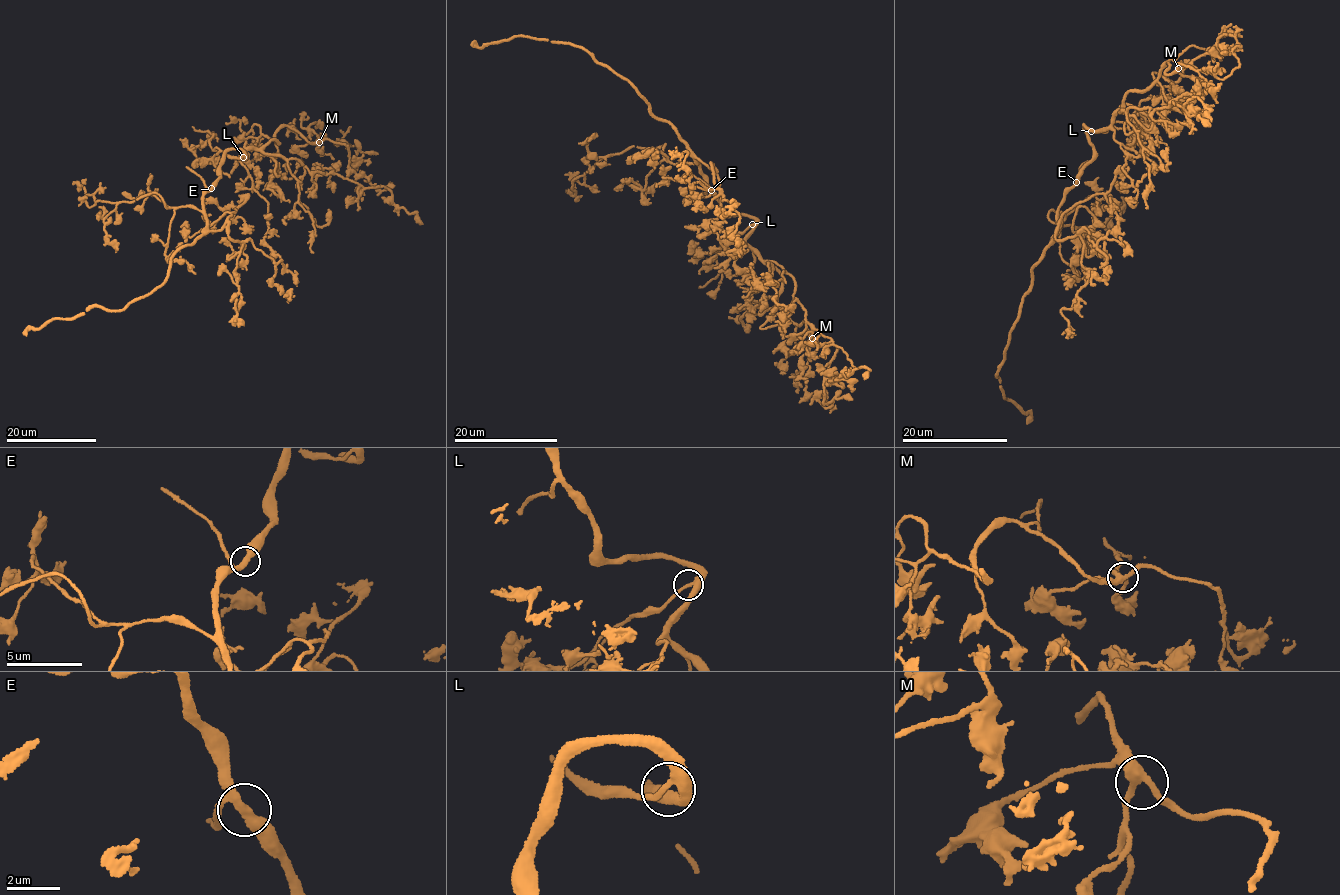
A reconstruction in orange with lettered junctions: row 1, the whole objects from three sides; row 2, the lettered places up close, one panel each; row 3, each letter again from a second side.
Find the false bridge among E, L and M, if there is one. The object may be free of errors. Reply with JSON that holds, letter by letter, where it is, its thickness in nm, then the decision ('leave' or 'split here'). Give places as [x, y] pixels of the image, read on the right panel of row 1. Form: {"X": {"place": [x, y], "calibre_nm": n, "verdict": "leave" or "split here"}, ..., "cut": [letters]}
{"E": {"place": [1076, 182], "calibre_nm": 320, "verdict": "leave"}, "L": {"place": [1091, 131], "calibre_nm": 320, "verdict": "leave"}, "M": {"place": [1178, 68], "calibre_nm": 320, "verdict": "leave"}, "cut": []}

